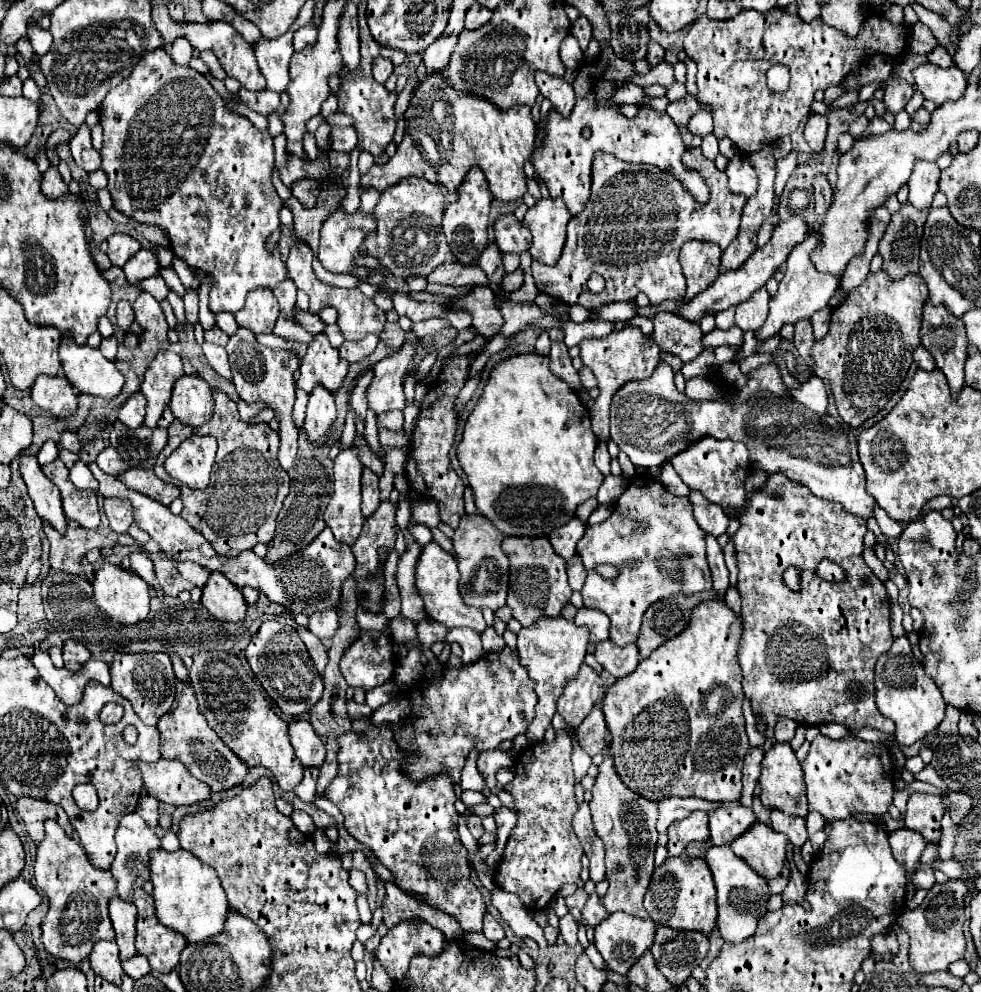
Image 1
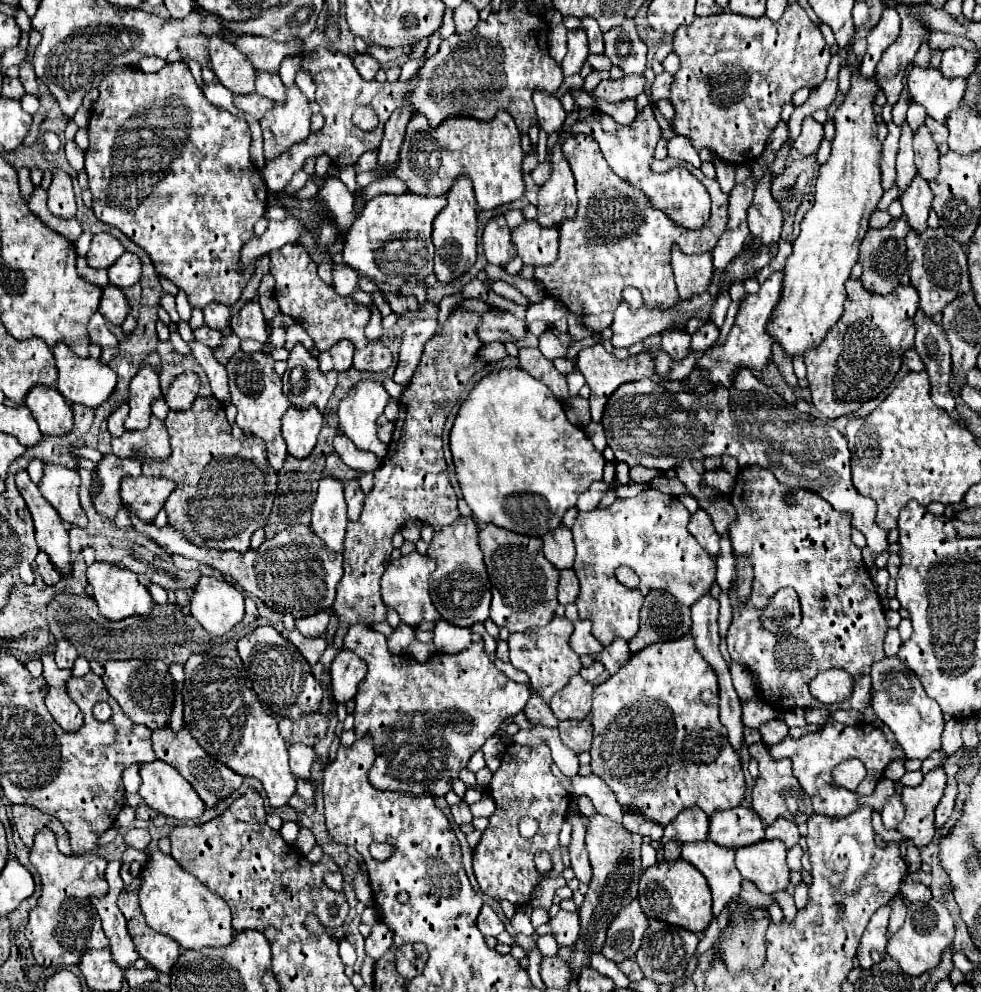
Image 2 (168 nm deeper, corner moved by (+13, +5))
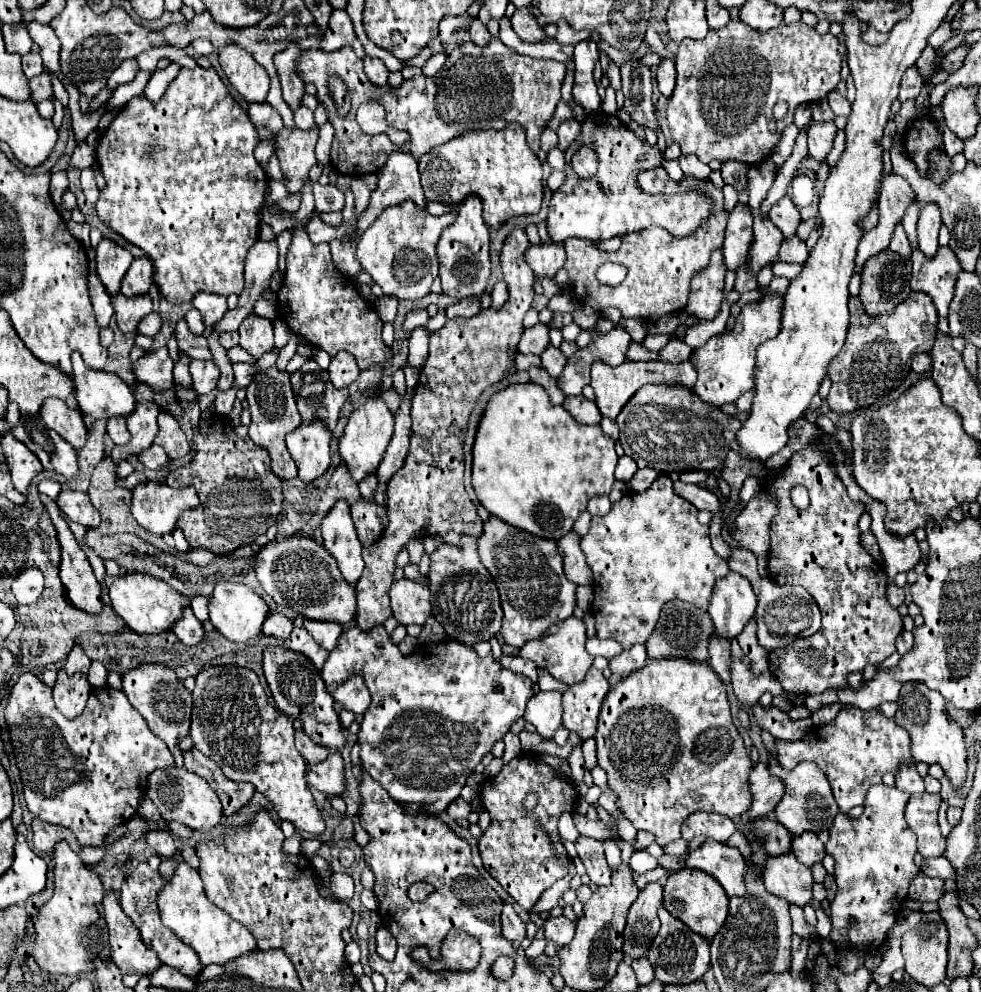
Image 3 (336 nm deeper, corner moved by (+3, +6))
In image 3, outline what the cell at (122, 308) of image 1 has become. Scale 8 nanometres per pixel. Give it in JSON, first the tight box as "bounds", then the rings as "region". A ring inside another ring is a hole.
{"bounds":[112,294,152,332],"region":[[[118,294],[118,296],[112,296],[112,306],[116,312],[118,328],[122,332],[136,332],[138,322],[152,312],[152,300],[148,294],[138,298],[126,298]]]}

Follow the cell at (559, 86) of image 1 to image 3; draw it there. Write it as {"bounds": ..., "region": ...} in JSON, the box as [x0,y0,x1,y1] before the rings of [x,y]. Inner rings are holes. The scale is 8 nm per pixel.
{"bounds":[558,120,580,152],"region":[[[568,120],[568,122],[562,122],[560,128],[558,128],[558,148],[564,152],[580,134],[580,124],[576,120]]]}

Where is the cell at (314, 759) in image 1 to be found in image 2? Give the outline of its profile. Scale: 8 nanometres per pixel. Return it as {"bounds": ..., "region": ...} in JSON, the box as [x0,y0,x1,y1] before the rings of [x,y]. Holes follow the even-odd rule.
{"bounds":[288,743,316,779],"region":[[[292,743],[288,747],[290,753],[290,769],[296,777],[310,779],[310,767],[316,761],[316,753],[312,747],[302,745],[302,743]]]}

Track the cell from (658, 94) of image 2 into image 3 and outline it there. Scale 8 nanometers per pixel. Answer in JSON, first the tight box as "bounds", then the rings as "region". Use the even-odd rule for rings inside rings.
{"bounds":[656,58,676,98],"region":[[[662,58],[662,62],[658,64],[656,80],[658,80],[658,90],[660,90],[666,98],[670,98],[670,94],[672,94],[672,90],[674,90],[674,82],[676,82],[674,60],[670,60],[670,58]]]}

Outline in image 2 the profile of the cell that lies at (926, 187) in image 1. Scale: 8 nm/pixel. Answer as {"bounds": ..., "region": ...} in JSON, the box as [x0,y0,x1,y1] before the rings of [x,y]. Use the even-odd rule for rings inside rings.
{"bounds":[900,175,932,231],"region":[[[916,175],[910,181],[910,185],[904,189],[904,193],[900,195],[900,203],[902,203],[904,215],[910,223],[910,227],[916,231],[924,229],[928,211],[932,205],[932,191],[928,187],[928,181],[922,179],[920,175]]]}

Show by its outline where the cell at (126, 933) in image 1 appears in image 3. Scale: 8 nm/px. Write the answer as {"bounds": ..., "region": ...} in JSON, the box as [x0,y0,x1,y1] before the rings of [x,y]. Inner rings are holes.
{"bounds":[102,894,162,976],"region":[[[116,894],[104,898],[102,916],[110,932],[110,948],[112,948],[110,958],[122,974],[150,976],[162,966],[160,958],[154,956],[152,950],[148,950],[140,940],[138,928],[134,928],[134,924],[128,922],[124,912],[120,910]]]}

